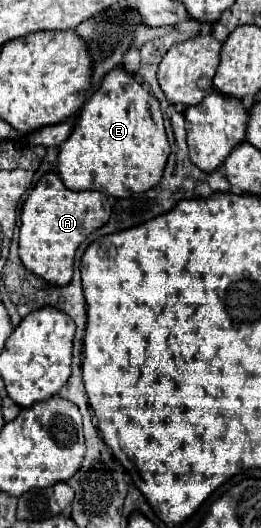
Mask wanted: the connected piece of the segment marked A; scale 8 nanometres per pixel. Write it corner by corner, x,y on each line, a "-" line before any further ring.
56,173
44,175
30,191
20,211
18,253
26,269
42,277
50,285
68,285
72,279
72,263
78,245
110,217
108,195
100,191
72,191
64,187

